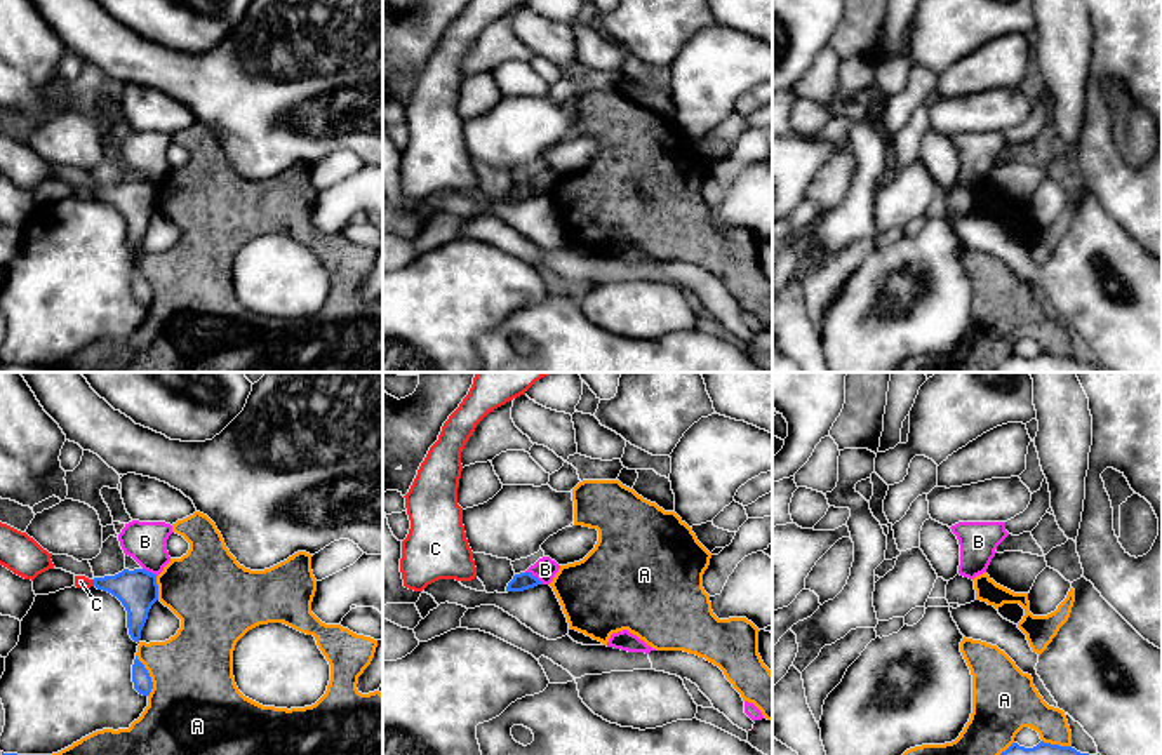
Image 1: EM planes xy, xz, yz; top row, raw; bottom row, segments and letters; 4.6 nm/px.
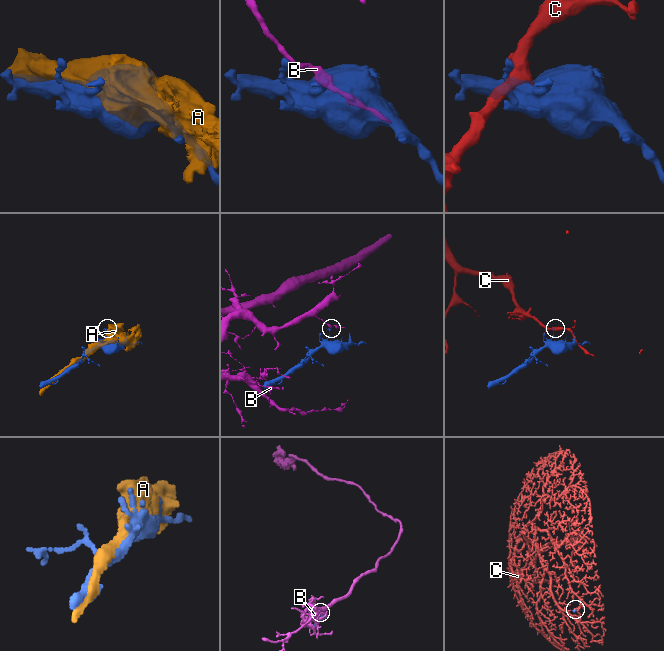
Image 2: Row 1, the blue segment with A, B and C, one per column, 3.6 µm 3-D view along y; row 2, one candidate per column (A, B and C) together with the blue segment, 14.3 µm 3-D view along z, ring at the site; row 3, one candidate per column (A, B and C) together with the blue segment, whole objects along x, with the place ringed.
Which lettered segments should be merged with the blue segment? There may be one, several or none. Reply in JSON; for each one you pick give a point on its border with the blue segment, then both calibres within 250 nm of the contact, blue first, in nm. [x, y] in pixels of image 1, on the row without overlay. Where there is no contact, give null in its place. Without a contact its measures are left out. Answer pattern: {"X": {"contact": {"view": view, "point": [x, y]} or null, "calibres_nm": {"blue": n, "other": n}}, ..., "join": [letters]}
{"join": []}

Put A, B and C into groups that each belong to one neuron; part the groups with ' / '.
A / B / C

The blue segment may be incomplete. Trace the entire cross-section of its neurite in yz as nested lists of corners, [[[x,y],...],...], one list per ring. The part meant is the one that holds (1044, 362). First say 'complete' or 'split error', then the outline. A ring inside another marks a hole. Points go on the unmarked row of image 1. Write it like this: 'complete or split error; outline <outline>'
complete; outline [[[1040,351],[1033,358],[1012,353],[993,372],[1108,372],[1105,367],[1080,364],[1072,357],[1059,357]]]

